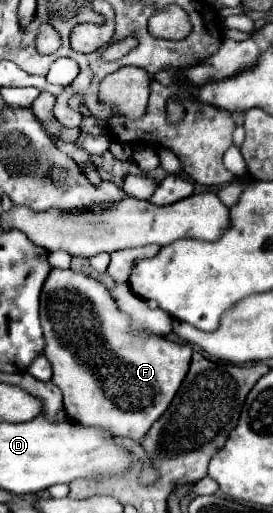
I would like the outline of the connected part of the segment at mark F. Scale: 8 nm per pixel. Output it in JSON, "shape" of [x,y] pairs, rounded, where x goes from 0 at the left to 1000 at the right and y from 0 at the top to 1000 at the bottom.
{"shape":[[[220,522],[183,526],[147,577],[147,632],[168,663],[161,694],[183,702],[198,721],[190,745],[234,768],[234,799],[249,819],[293,830],[396,838],[418,850],[513,858],[535,838],[608,803],[696,713],[703,678],[689,671],[645,671],[615,659],[535,651],[476,655],[469,616],[432,604],[388,558],[300,530]]]}

